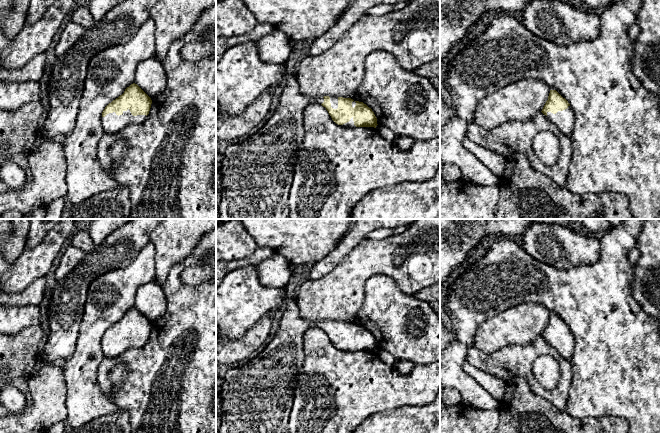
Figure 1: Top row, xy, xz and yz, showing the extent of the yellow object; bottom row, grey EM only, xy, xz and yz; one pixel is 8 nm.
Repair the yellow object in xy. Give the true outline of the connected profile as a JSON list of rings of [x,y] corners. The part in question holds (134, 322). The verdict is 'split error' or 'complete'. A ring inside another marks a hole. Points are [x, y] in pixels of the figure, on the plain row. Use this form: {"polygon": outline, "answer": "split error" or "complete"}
{"polygon": [[[155,280],[140,286],[135,306],[103,334],[101,349],[104,356],[116,358],[129,348],[143,346],[152,324],[165,312],[166,296],[162,287]]], "answer": "split error"}

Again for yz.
{"polygon": [[[550,314],[542,335],[544,339],[565,359],[571,360],[574,351],[574,337],[568,325],[556,314]]], "answer": "split error"}

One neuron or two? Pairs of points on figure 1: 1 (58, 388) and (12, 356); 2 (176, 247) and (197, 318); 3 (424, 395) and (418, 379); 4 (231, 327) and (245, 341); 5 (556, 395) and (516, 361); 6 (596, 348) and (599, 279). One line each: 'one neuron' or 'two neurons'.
1: two neurons
2: two neurons
3: one neuron
4: two neurons
5: one neuron
6: one neuron

